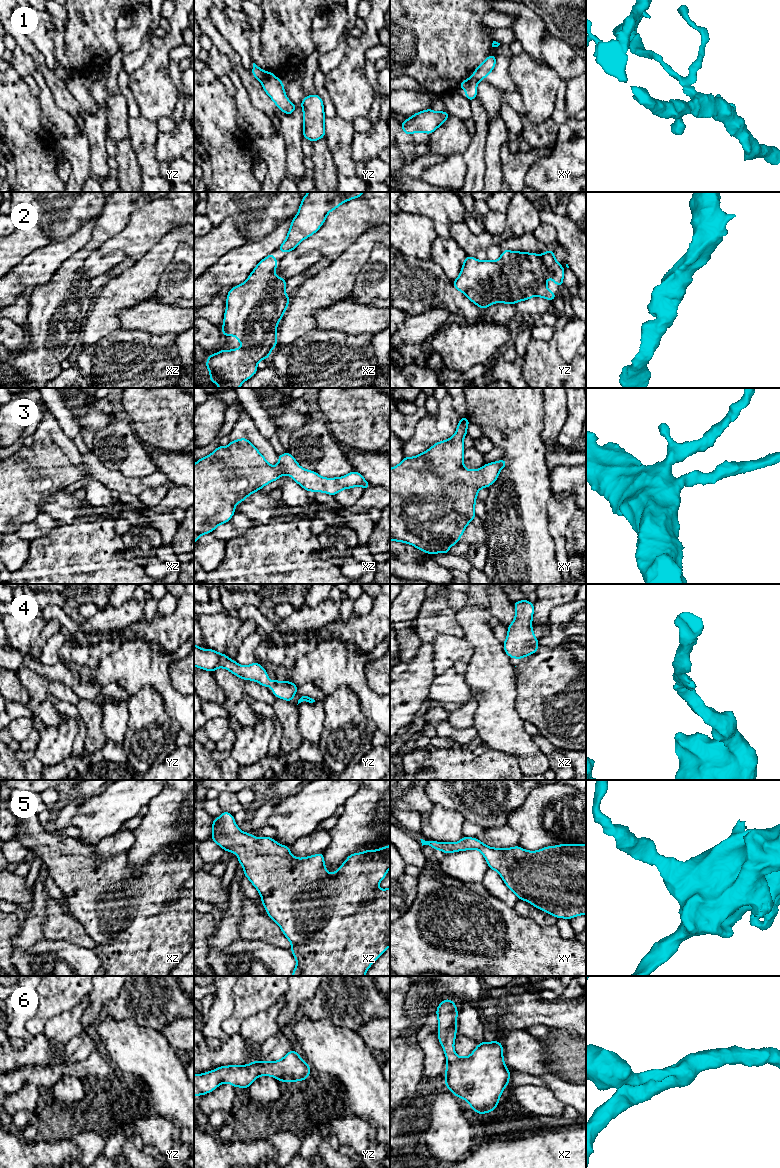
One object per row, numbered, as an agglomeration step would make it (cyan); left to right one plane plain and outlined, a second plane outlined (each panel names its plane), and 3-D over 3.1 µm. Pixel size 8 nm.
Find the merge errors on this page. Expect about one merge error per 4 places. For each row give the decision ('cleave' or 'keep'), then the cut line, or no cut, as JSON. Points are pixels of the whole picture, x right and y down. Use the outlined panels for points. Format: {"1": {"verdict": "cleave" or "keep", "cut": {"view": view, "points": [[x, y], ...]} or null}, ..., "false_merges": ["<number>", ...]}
{"1": {"verdict": "cleave", "cut": {"view": "yz", "points": [[275, 77], [265, 77], [261, 81]]}}, "2": {"verdict": "keep", "cut": null}, "3": {"verdict": "keep", "cut": null}, "4": {"verdict": "keep", "cut": null}, "5": {"verdict": "keep", "cut": null}, "6": {"verdict": "keep", "cut": null}, "false_merges": ["1"]}

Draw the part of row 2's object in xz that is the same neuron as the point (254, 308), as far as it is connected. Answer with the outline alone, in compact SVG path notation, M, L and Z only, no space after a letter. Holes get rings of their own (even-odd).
M274 253L269 254L257 264L243 284L231 288L228 292L222 333L224 337L237 336L238 343L245 344L246 347L223 349L209 355L205 365L210 372L210 382L216 383L219 388L239 388L256 373L257 363L269 358L271 350L278 343L276 335L278 322L290 301L290 296L284 293L287 281L274 274L278 265Z

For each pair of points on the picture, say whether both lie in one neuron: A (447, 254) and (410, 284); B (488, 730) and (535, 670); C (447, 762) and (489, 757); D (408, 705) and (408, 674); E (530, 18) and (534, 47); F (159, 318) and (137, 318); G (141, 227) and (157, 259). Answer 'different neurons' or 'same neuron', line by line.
A: different neurons
B: different neurons
C: same neuron
D: same neuron
E: same neuron
F: same neuron
G: different neurons

